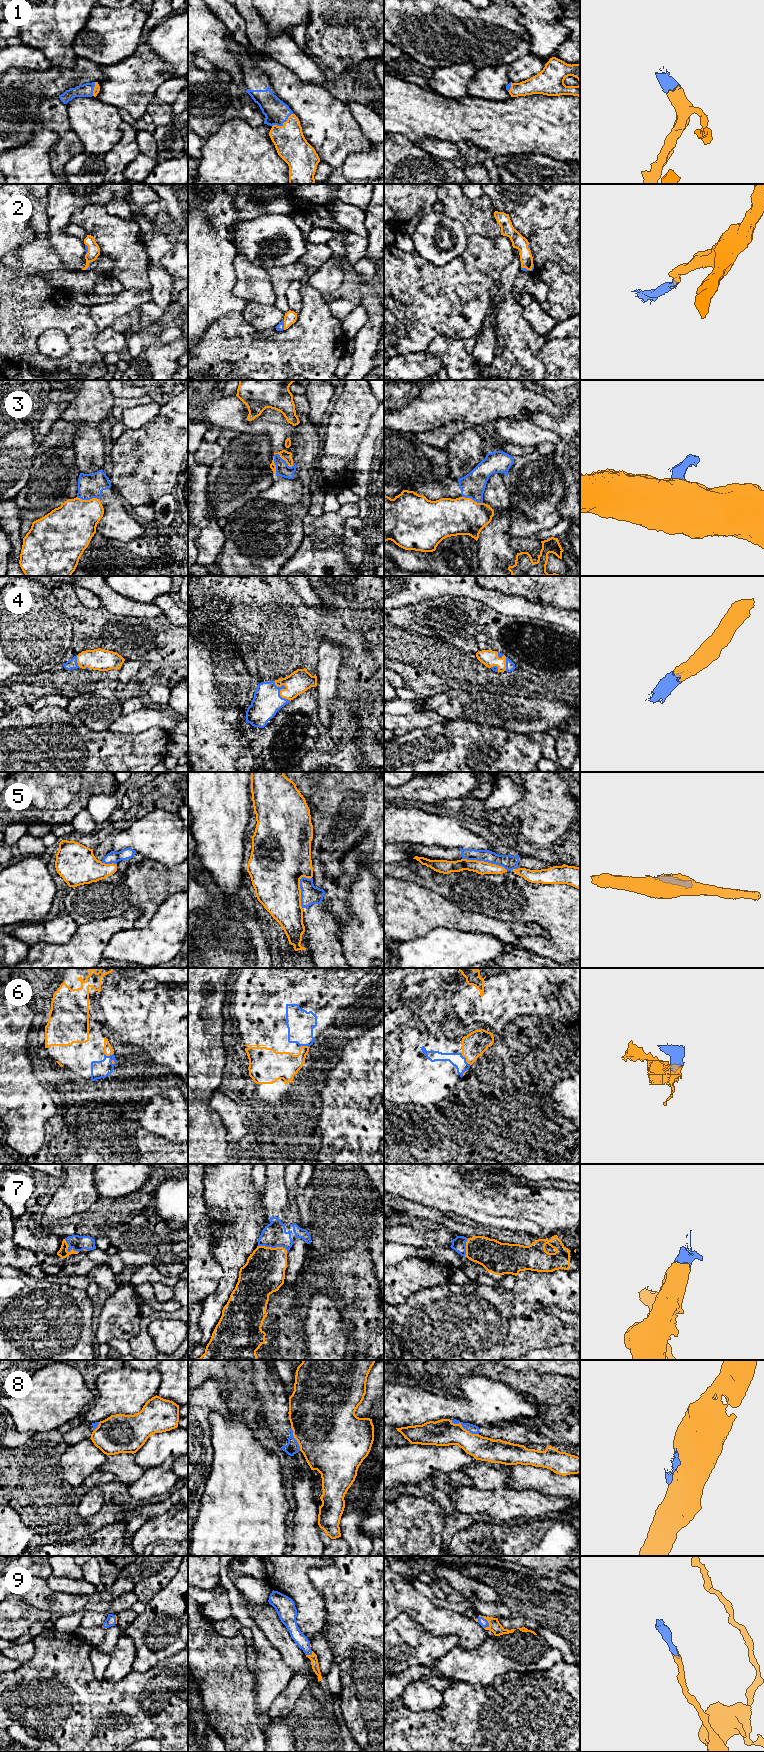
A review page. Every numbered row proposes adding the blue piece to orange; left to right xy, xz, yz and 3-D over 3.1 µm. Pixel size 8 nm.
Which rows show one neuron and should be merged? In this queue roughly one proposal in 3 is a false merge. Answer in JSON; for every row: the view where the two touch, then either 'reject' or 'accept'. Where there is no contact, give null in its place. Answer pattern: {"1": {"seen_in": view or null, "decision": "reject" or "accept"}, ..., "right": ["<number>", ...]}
{"1": {"seen_in": "xz", "decision": "accept"}, "2": {"seen_in": "xz", "decision": "accept"}, "3": {"seen_in": "xz", "decision": "reject"}, "4": {"seen_in": "xz", "decision": "accept"}, "5": {"seen_in": "yz", "decision": "reject"}, "6": {"seen_in": "yz", "decision": "accept"}, "7": {"seen_in": "xz", "decision": "accept"}, "8": {"seen_in": "yz", "decision": "reject"}, "9": {"seen_in": "yz", "decision": "accept"}, "right": ["1", "2", "4", "6", "7", "9"]}

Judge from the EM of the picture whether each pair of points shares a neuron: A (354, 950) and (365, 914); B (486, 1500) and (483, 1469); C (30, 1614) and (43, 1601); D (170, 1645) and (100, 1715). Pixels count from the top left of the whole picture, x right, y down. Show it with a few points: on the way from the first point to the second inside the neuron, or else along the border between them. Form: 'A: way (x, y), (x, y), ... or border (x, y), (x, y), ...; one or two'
A: way (363, 941), (364, 923); one
B: border (474, 1486), (488, 1490), (507, 1487); two
C: border (20, 1597), (33, 1606), (48, 1610), (51, 1613); two
D: border (163, 1659), (146, 1671), (133, 1671); two

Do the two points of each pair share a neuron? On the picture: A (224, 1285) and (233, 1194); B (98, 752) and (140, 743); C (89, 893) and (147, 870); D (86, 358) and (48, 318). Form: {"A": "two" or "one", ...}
{"A": "one", "B": "one", "C": "one", "D": "one"}

